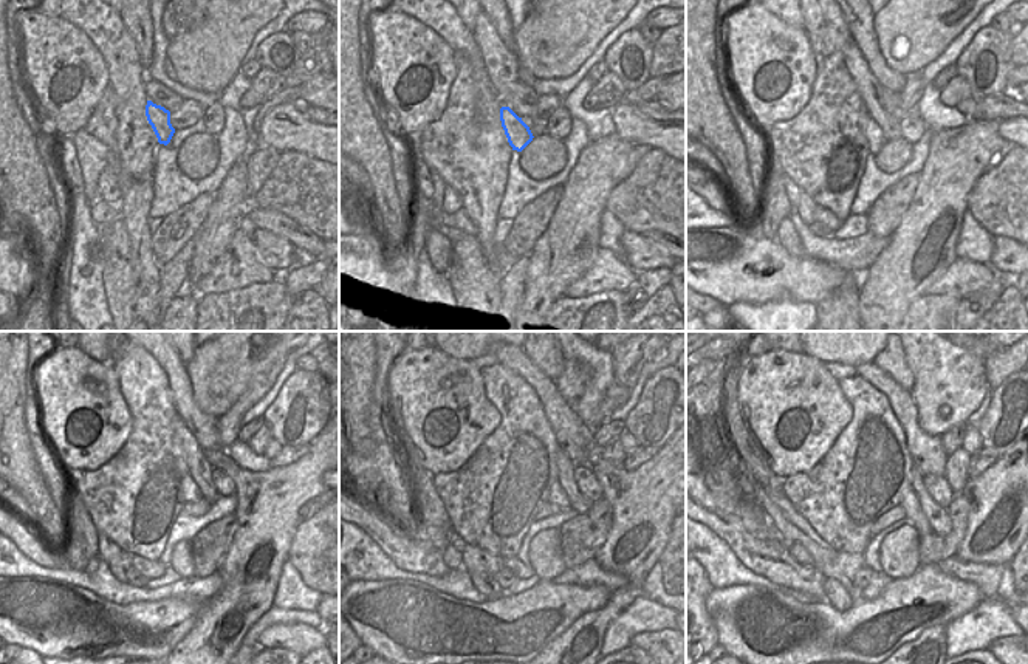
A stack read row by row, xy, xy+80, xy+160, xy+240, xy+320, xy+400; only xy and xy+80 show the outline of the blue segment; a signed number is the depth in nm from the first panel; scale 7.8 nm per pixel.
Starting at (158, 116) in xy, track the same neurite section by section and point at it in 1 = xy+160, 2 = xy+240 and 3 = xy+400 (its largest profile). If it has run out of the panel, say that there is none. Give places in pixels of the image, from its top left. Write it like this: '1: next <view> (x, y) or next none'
1: next xy+160 (875, 138)
2: next xy+240 (191, 492)
3: next xy+400 (911, 503)

